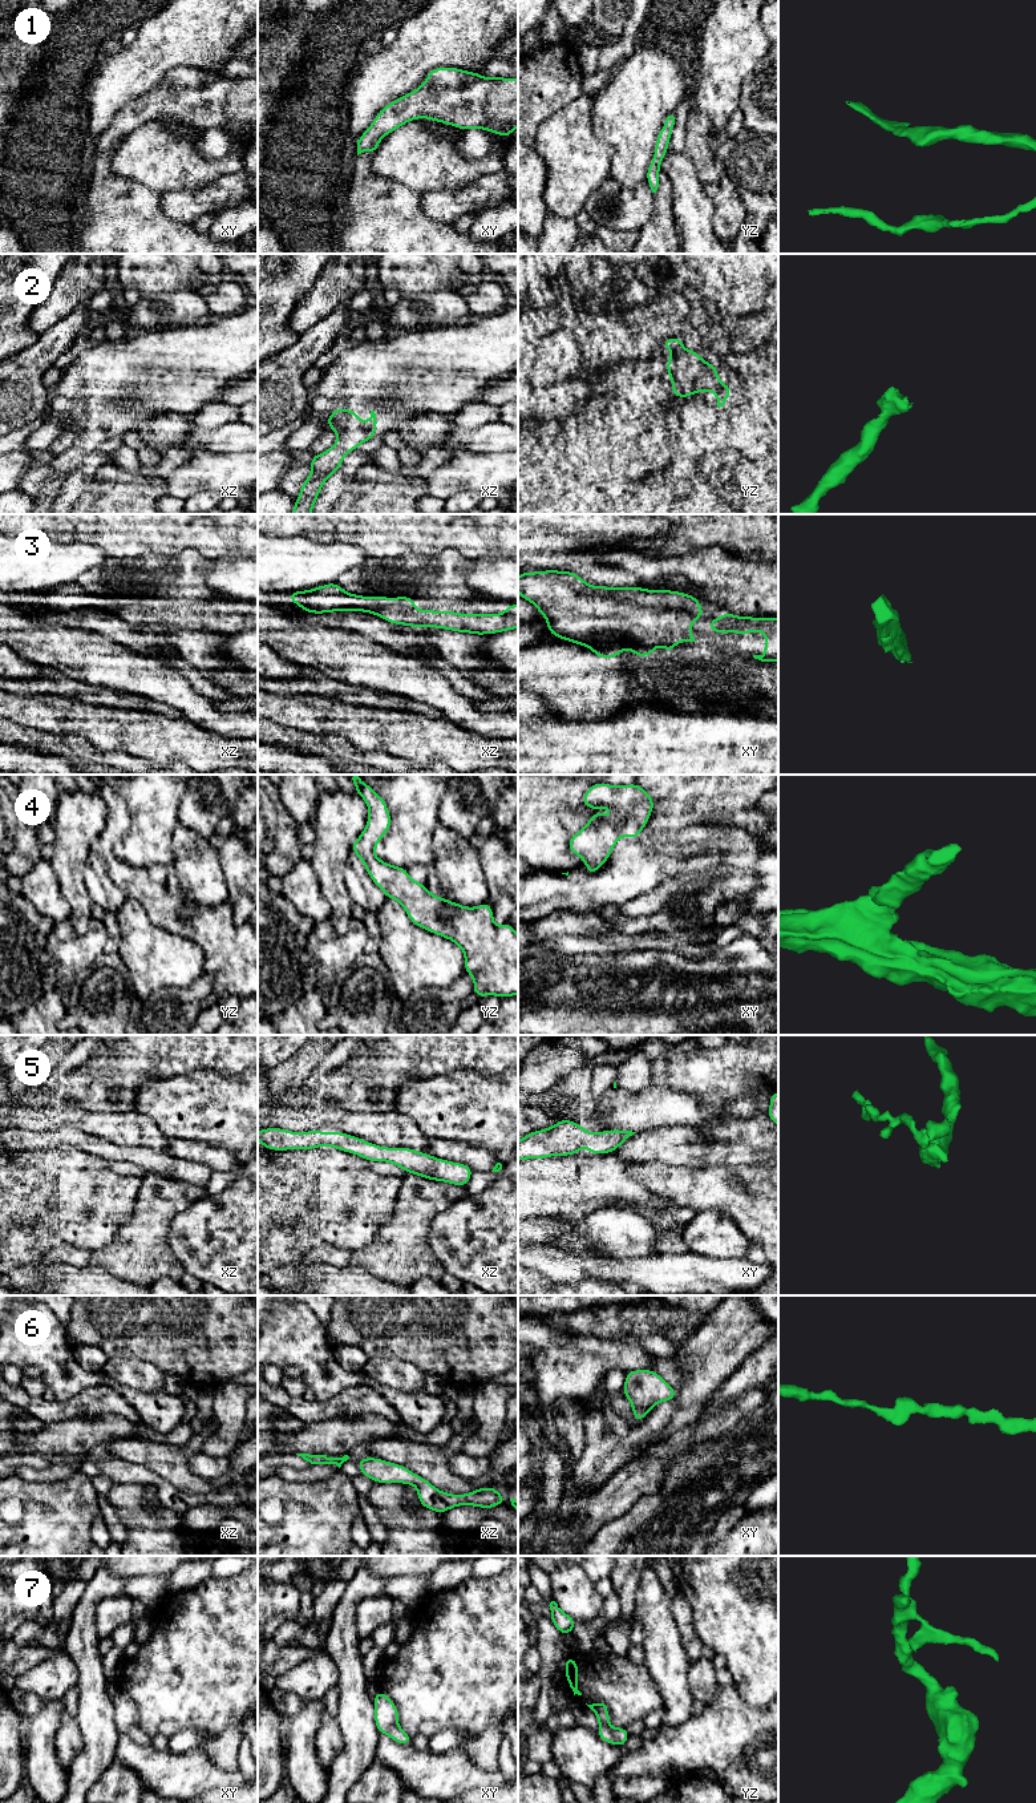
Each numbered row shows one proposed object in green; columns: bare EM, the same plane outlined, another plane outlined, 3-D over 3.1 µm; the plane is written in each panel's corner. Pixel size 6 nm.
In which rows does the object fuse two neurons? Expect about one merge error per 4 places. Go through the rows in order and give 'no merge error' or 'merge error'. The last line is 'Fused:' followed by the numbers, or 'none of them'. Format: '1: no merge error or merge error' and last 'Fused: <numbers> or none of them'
1: no merge error
2: no merge error
3: no merge error
4: no merge error
5: no merge error
6: no merge error
7: no merge error
Fused: none of them

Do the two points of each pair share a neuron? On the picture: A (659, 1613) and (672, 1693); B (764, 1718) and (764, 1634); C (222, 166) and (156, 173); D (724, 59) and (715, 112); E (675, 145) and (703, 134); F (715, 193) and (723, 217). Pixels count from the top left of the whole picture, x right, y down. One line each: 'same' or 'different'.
A: same
B: different
C: same
D: same
E: different
F: same

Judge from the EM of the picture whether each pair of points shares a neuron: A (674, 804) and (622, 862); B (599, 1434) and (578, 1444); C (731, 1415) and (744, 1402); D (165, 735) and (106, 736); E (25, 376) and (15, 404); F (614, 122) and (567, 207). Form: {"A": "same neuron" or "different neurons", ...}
{"A": "different neurons", "B": "different neurons", "C": "same neuron", "D": "same neuron", "E": "same neuron", "F": "different neurons"}

